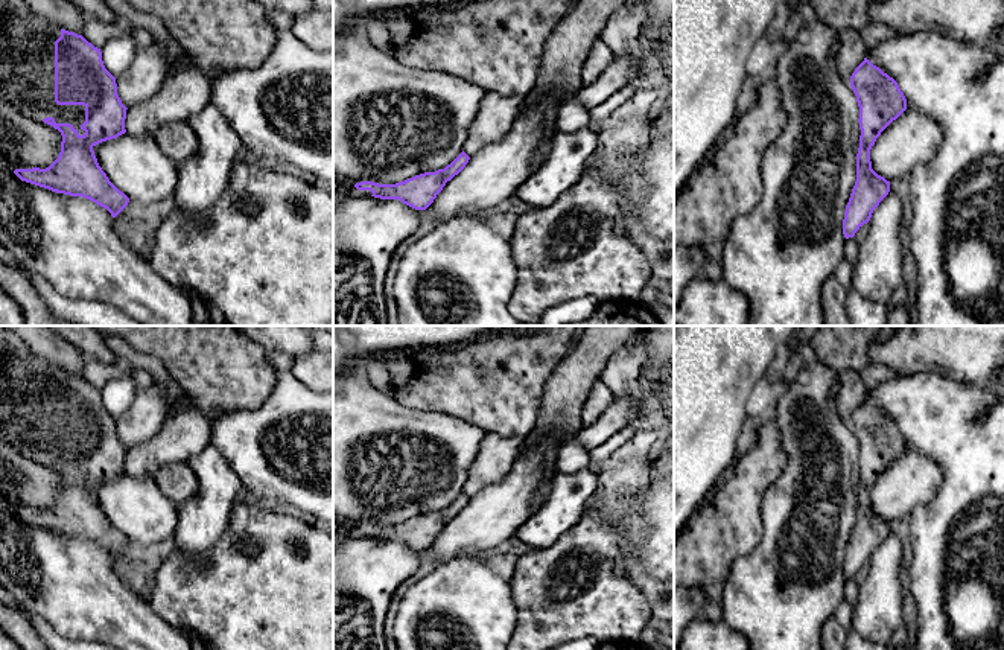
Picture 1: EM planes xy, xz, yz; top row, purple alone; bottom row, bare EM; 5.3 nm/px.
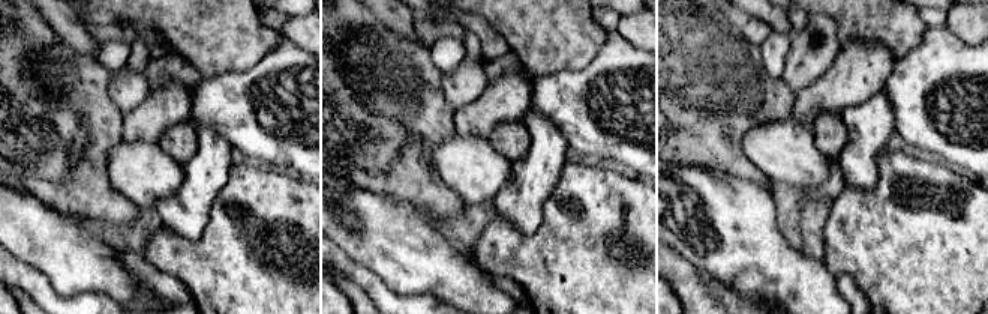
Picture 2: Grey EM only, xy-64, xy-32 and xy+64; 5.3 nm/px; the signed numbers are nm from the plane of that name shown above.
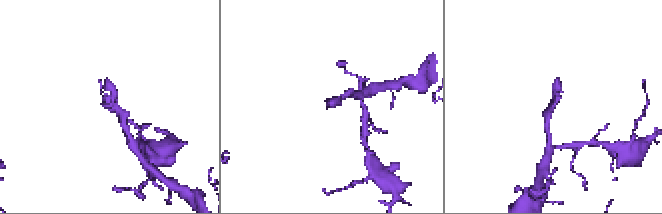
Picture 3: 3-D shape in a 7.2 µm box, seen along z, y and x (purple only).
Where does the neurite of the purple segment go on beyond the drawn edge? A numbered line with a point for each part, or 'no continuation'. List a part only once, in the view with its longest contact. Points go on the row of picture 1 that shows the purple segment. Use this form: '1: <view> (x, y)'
1: xy (26, 54)

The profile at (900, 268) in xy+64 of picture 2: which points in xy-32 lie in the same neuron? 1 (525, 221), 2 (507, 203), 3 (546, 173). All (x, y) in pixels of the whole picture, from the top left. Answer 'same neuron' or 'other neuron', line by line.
1: other neuron
2: other neuron
3: other neuron

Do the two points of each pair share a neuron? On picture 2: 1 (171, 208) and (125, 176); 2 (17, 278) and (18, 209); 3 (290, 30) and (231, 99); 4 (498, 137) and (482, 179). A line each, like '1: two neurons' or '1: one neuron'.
1: two neurons
2: two neurons
3: two neurons
4: two neurons

